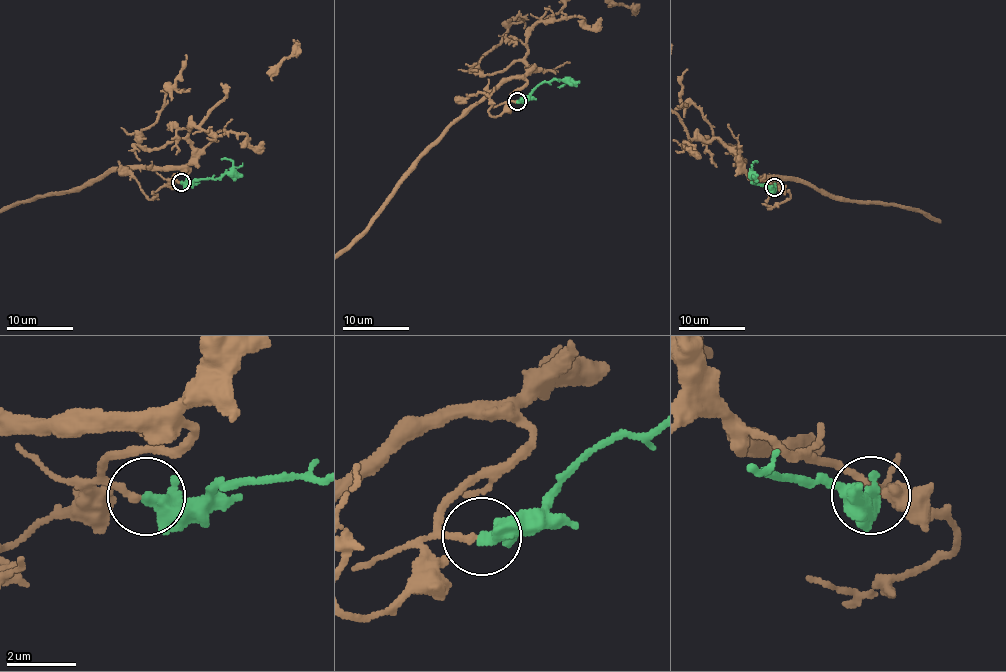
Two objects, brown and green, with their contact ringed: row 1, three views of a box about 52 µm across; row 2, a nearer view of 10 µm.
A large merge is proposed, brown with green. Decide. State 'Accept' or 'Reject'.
Accept

